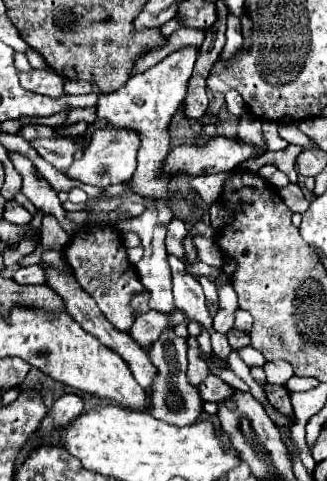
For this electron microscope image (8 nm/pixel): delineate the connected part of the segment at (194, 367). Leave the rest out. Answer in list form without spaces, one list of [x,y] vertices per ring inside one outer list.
[[[189,335],[189,337],[187,337],[187,345],[189,345],[189,351],[187,351],[187,357],[189,357],[187,377],[189,377],[189,381],[197,387],[197,385],[209,375],[209,367],[207,367],[207,363],[203,363],[203,355],[201,355],[197,337],[191,337],[191,335]]]

